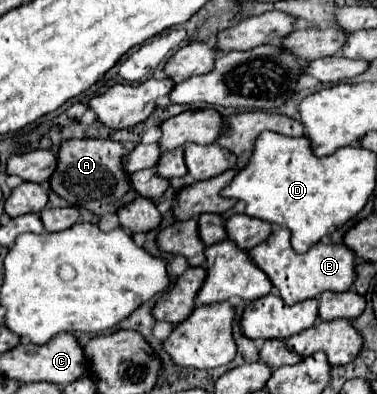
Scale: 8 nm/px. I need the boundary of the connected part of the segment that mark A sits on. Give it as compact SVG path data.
M65 140L57 152L57 166L49 178L51 190L67 200L71 206L87 208L95 216L119 210L137 194L123 170L123 156L127 150L115 140Z

